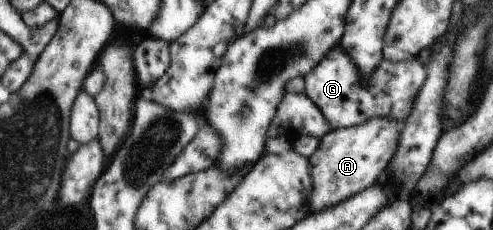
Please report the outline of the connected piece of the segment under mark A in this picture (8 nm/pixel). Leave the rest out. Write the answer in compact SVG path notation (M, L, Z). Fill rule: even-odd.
M386 117L371 118L361 125L334 129L319 140L315 152L307 158L313 186L310 194L310 212L320 212L328 206L340 204L378 180L398 146L400 132L396 124L398 122Z

